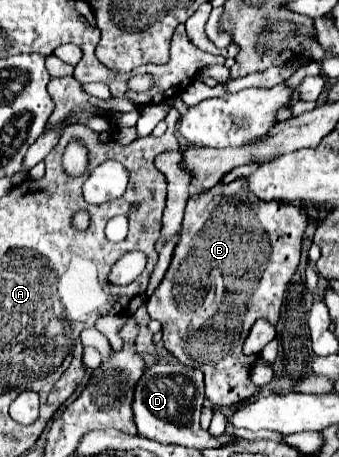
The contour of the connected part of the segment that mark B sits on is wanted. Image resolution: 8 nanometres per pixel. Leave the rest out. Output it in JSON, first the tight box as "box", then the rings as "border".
{"box":[147,179,307,407],"border":[[[243,179],[229,185],[219,183],[187,201],[183,231],[173,251],[173,259],[163,281],[147,299],[147,311],[163,325],[165,349],[181,363],[189,363],[203,371],[205,395],[215,407],[231,407],[259,393],[259,387],[251,381],[251,369],[257,355],[243,355],[243,341],[257,319],[267,319],[271,325],[279,321],[289,281],[299,265],[305,227],[307,215],[303,209],[279,201],[263,203],[245,189]]]}

